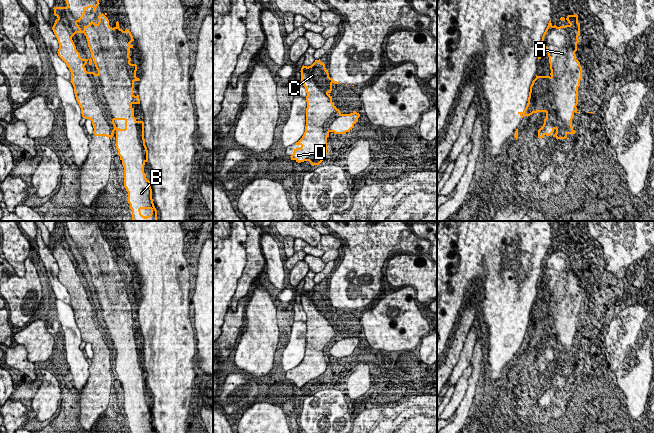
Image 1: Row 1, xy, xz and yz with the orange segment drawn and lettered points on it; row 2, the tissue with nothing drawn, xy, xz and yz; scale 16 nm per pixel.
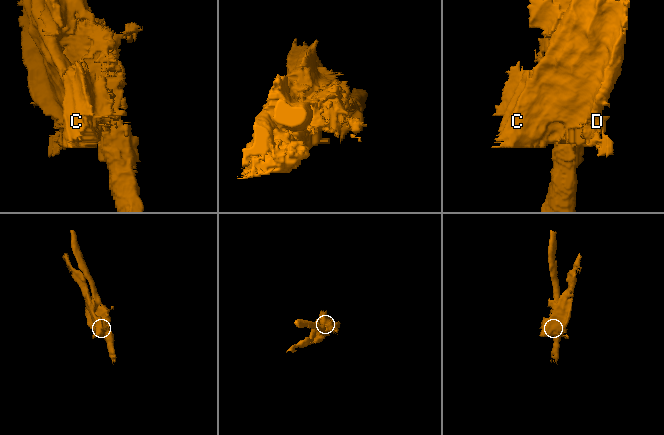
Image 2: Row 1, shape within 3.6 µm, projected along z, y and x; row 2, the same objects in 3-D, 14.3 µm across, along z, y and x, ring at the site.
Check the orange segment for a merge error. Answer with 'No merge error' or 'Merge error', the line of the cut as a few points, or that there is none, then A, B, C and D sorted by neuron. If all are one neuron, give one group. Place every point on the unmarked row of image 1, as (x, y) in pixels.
Merge error. Split along xy (97, 298), (101, 322), (113, 344). Groups: A B / C D

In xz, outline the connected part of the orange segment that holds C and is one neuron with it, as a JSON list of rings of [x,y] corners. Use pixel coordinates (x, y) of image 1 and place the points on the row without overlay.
[[[320,283],[311,290],[303,289],[300,296],[307,317],[306,350],[302,362],[295,367],[301,371],[294,373],[290,381],[298,387],[309,385],[319,389],[326,382],[330,348],[341,340],[330,319],[332,308],[339,307],[329,301]]]

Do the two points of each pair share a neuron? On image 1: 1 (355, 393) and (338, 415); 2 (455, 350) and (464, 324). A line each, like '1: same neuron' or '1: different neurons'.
1: different neurons
2: same neuron

